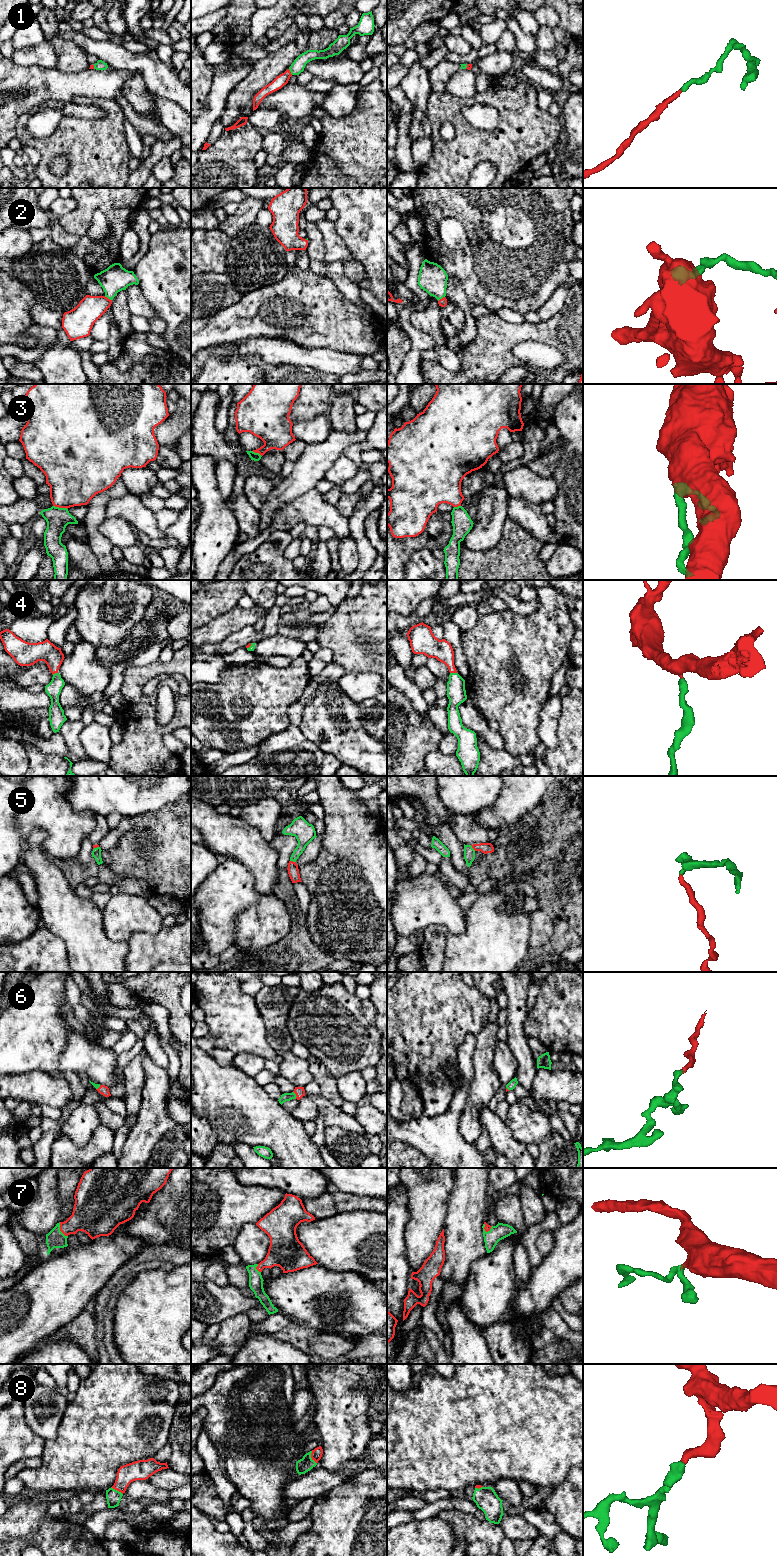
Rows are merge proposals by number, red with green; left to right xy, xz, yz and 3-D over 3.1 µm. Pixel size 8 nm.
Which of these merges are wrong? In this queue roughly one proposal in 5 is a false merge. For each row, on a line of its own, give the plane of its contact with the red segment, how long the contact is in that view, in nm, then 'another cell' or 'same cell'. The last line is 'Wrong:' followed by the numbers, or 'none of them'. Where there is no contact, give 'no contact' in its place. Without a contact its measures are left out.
1: contact in xz; length 60 nm; same cell
2: contact in xy; length 70 nm; same cell
3: contact in xy; length 120 nm; another cell
4: contact in yz; length 60 nm; same cell
5: contact in xz; length 50 nm; same cell
6: contact in xz; length 70 nm; same cell
7: contact in xy; length 140 nm; same cell
8: contact in xz; length 110 nm; same cell
Wrong: 3

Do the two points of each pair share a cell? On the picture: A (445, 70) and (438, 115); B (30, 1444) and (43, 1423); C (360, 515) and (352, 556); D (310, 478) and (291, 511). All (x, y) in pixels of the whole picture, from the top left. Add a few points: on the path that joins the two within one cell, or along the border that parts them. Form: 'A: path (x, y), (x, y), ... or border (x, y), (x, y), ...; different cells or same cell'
A: border (431, 89), (437, 92), (445, 91); different cells
B: border (25, 1413), (26, 1424), (45, 1440); different cells
C: border (350, 533), (357, 549), (359, 565); different cells
D: border (314, 487), (281, 508); different cells

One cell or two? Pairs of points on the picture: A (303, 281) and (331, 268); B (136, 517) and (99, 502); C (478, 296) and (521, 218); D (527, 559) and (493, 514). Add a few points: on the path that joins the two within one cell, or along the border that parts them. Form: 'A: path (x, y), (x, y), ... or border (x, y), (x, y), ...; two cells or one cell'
A: border (309, 269), (329, 277), (338, 287); two cells
B: border (127, 492), (107, 503), (105, 516); two cells
C: path (493, 277), (519, 251), (519, 237); one cell
D: border (508, 516), (504, 524), (502, 537), (492, 548); two cells

